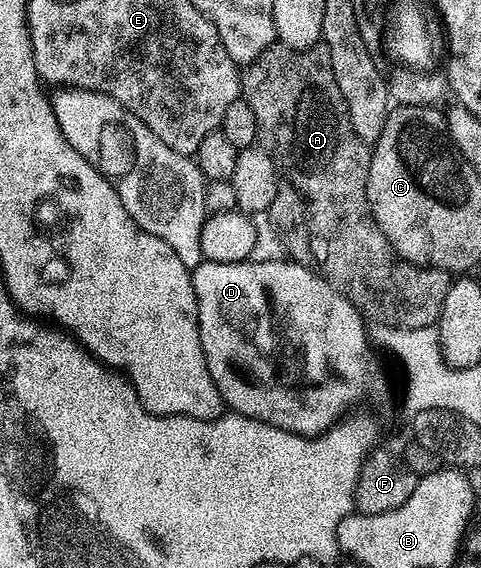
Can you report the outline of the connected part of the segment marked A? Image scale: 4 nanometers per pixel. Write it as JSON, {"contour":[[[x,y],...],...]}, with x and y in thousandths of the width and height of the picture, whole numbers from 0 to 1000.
{"contour":[[[578,76],[565,79],[526,113],[503,123],[501,171],[503,176],[518,181],[518,188],[526,188],[526,202],[534,202],[536,254],[563,275],[574,298],[580,299],[580,335],[563,359],[559,386],[572,394],[574,407],[580,408],[595,451],[617,461],[620,467],[649,474],[661,488],[676,489],[703,516],[717,519],[717,526],[726,526],[746,542],[746,549],[755,553],[757,560],[769,562],[773,567],[778,567],[775,563],[788,565],[780,569],[790,574],[817,579],[865,579],[867,576],[904,572],[917,555],[925,519],[933,519],[933,505],[942,493],[940,482],[925,479],[923,474],[890,474],[846,460],[809,428],[809,421],[800,421],[800,414],[784,400],[763,356],[763,317],[767,315],[773,257],[755,248],[751,238],[742,238],[742,231],[734,231],[734,217],[726,213],[726,188],[717,188],[717,167],[709,167],[709,153],[701,153],[701,132],[692,132],[692,104],[684,97],[680,81],[665,76],[647,86],[605,86],[599,79]]]}

